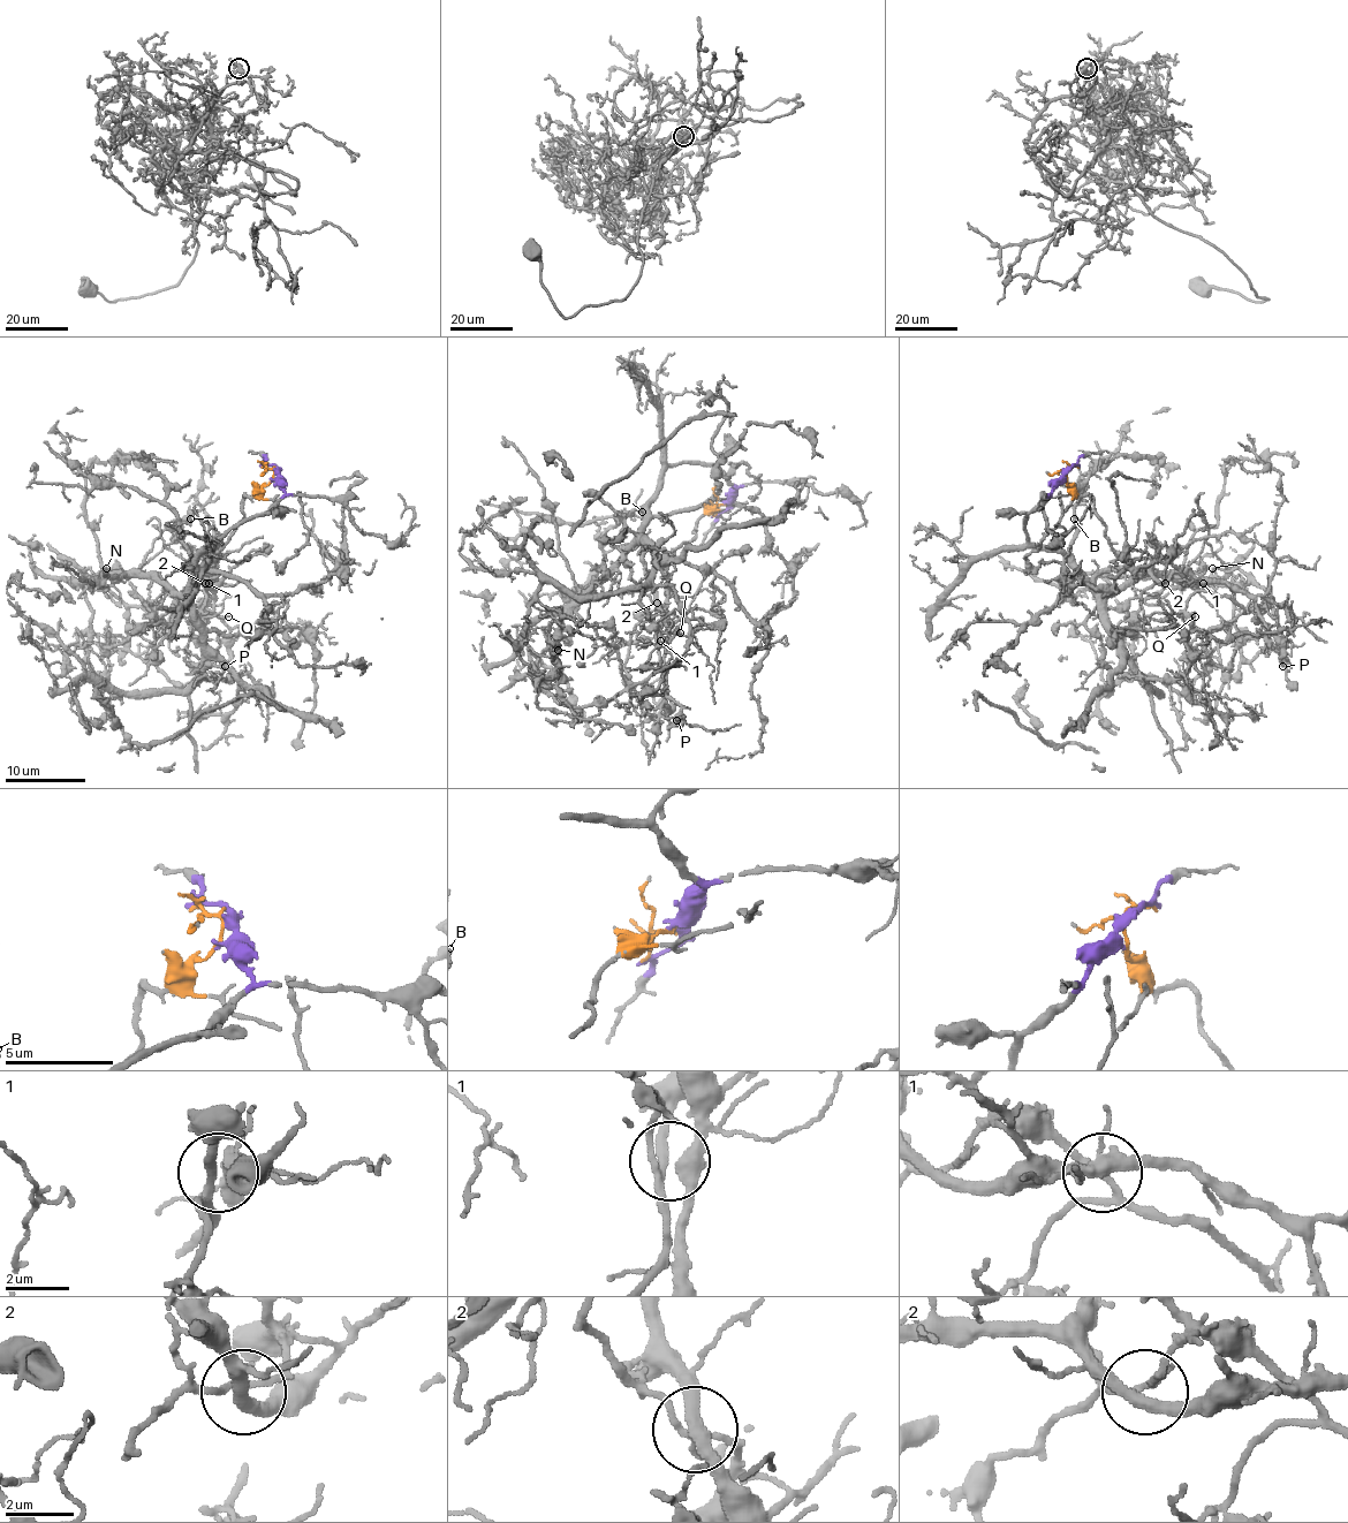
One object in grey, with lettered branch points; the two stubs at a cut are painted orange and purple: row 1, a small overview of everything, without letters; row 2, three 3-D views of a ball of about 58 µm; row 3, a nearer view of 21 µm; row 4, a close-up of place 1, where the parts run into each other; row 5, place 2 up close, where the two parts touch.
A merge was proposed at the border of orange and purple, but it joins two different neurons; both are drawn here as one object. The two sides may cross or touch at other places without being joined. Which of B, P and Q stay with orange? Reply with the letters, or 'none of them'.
Q

